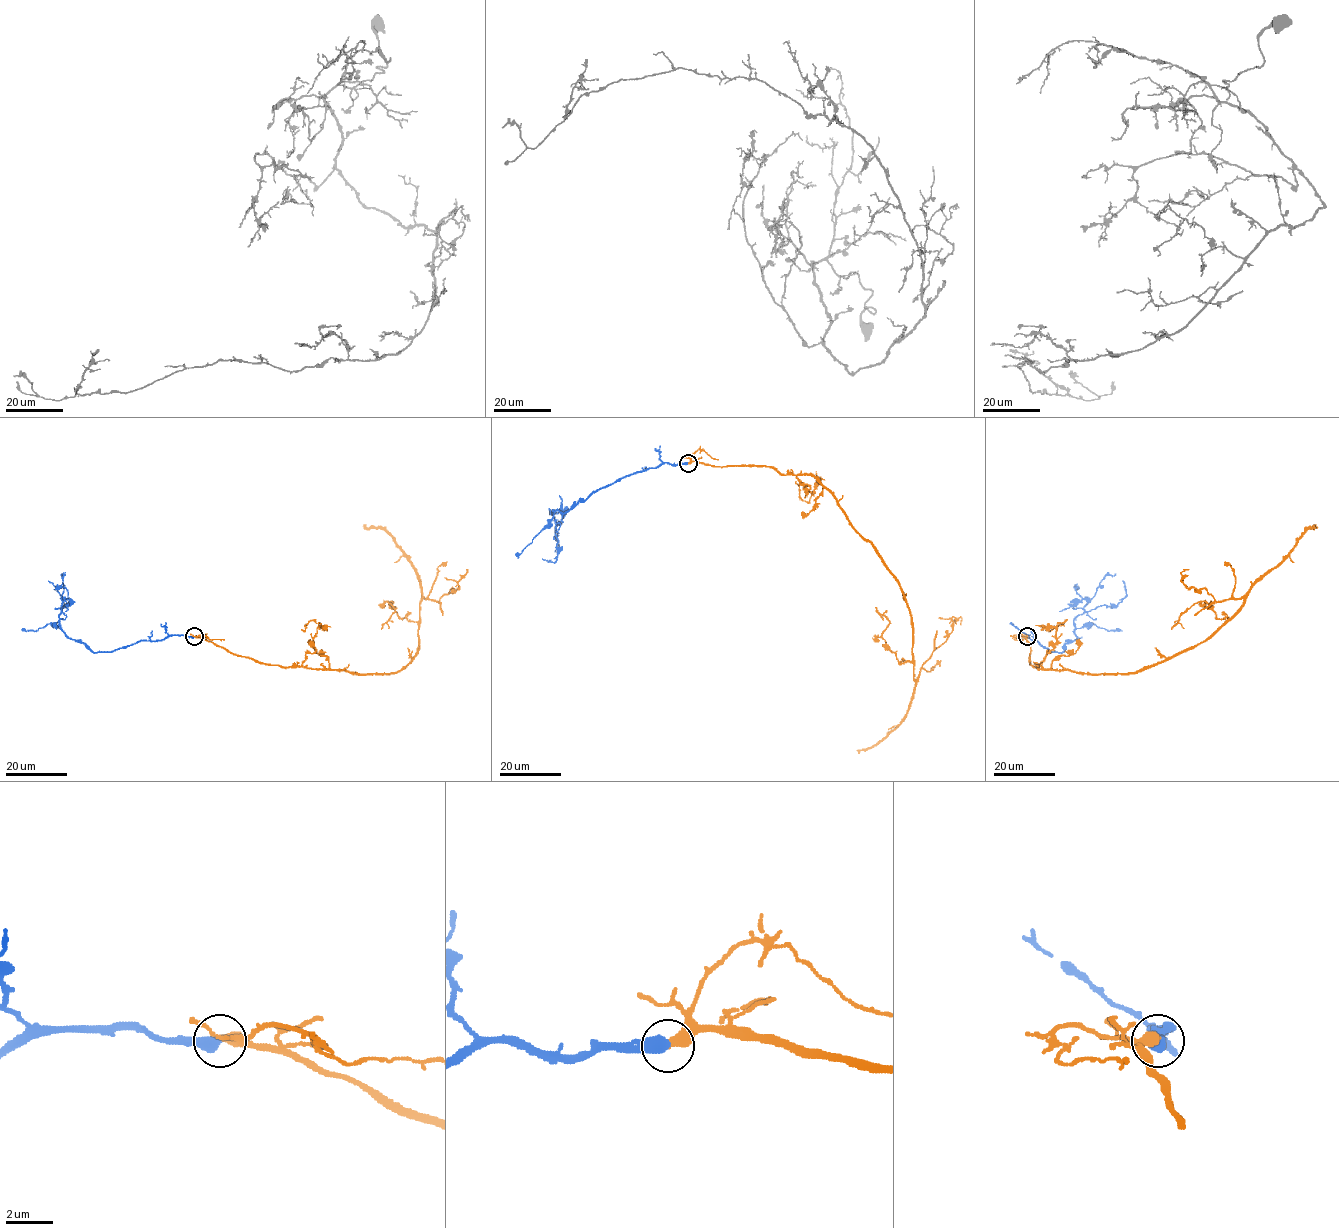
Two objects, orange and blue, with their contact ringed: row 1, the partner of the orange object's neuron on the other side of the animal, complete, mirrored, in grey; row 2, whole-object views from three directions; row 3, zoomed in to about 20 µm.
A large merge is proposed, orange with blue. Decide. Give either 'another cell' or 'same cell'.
same cell

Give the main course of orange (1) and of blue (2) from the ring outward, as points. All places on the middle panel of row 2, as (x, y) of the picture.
1: (688, 464), (812, 474), (897, 581), (911, 618), (913, 698), (904, 719), (878, 743), (857, 750)
2: (688, 464), (662, 463), (619, 478), (563, 513), (553, 511), (557, 559), (554, 562), (542, 558)

